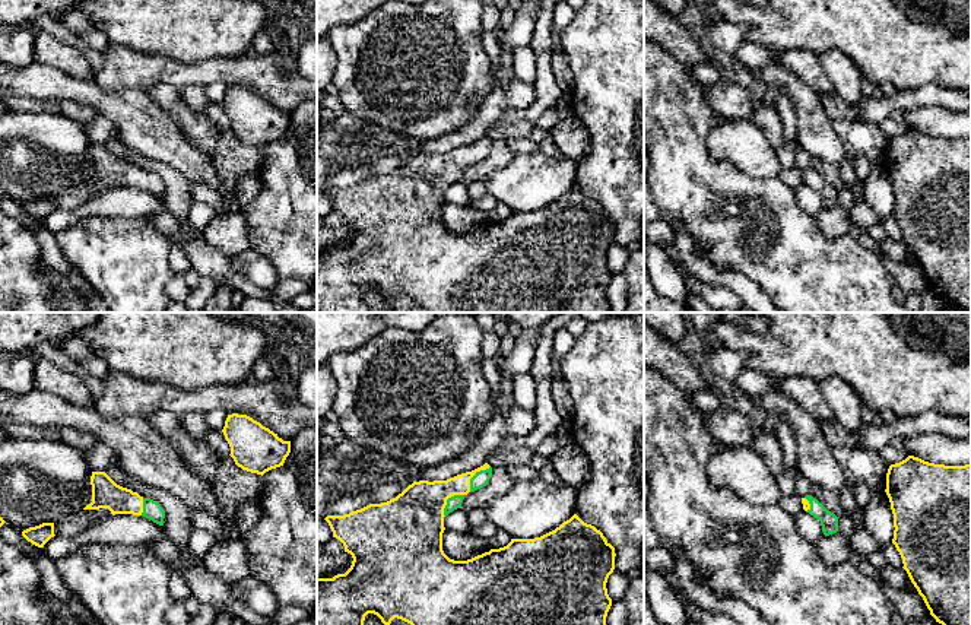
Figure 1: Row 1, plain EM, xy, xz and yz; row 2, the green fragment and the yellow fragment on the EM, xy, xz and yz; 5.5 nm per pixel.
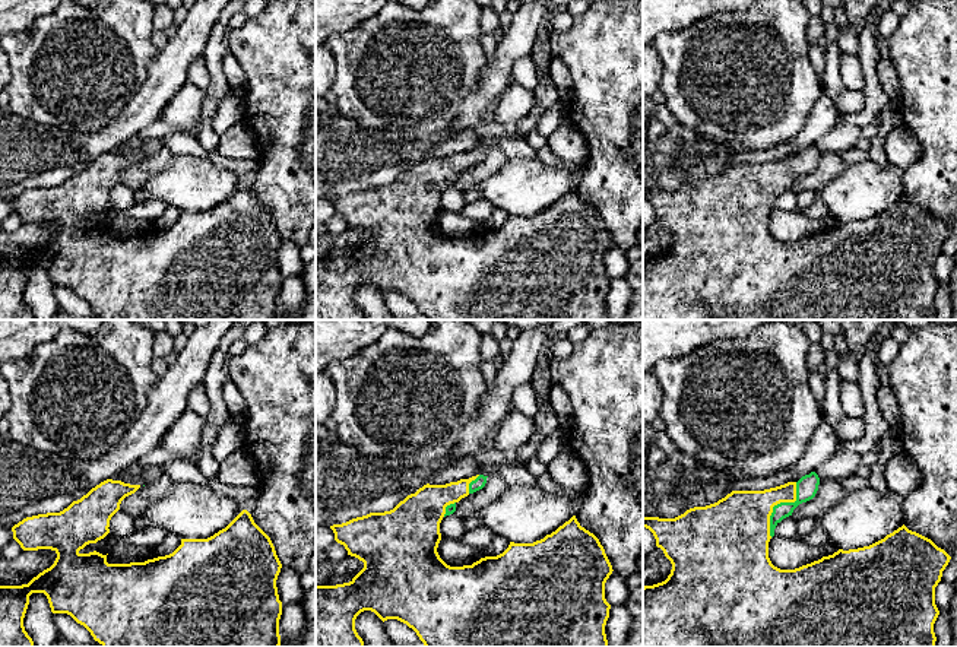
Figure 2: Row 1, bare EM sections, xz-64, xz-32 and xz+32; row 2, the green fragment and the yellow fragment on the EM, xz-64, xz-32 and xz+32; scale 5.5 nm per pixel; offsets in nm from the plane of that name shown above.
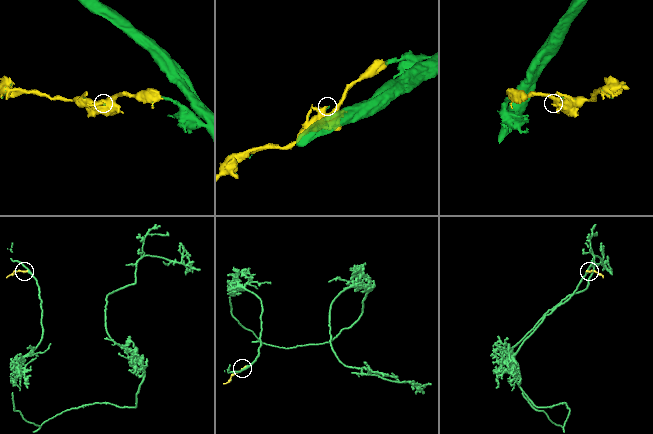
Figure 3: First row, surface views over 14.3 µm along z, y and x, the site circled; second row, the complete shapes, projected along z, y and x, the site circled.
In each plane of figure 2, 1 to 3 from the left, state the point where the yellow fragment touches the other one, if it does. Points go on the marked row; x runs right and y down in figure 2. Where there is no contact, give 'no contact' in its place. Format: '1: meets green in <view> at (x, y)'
1: no contact
2: meets green in xz-32 at (469, 484)
3: meets green in xz+32 at (778, 504)

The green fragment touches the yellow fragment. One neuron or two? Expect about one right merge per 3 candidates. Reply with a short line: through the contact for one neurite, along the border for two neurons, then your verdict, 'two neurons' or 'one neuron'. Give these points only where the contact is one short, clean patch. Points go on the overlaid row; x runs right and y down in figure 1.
one neuron

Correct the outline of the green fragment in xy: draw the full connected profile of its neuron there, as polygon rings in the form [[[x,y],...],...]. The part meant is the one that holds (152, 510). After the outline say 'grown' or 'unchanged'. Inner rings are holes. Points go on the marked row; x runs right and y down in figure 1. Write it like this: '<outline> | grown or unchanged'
[[[92,472],[92,502],[83,510],[108,508],[112,515],[143,515],[164,526],[165,511],[159,502],[143,498],[131,489],[117,485],[105,472]]] | grown

